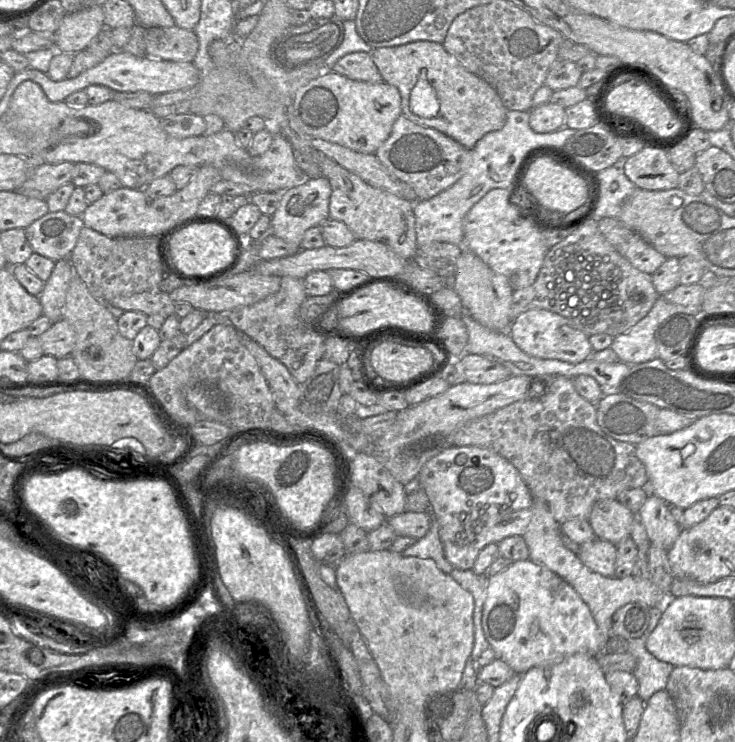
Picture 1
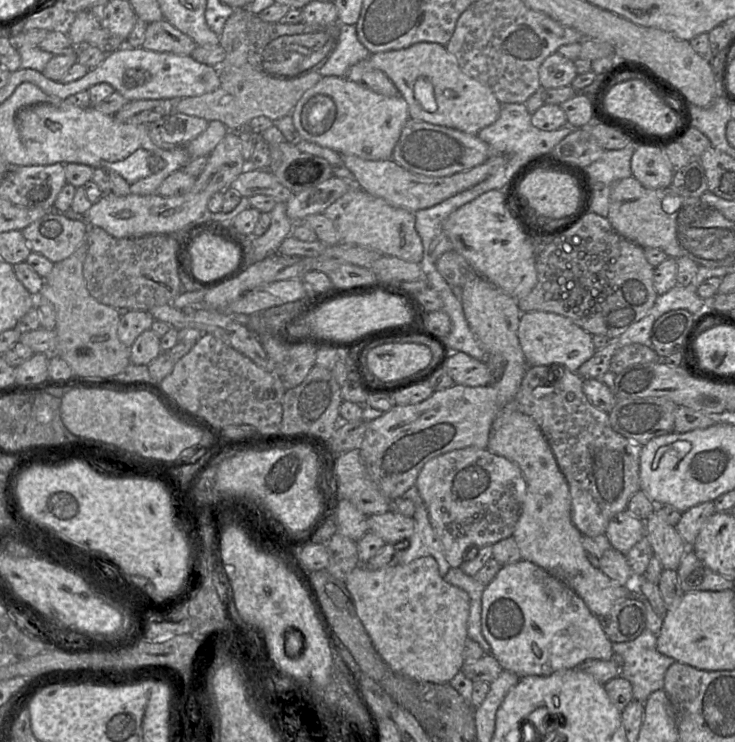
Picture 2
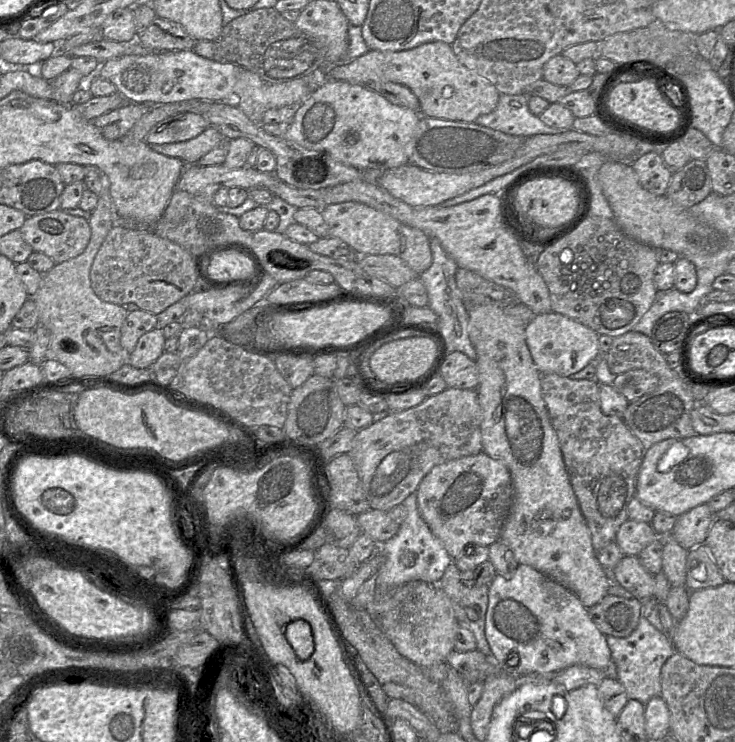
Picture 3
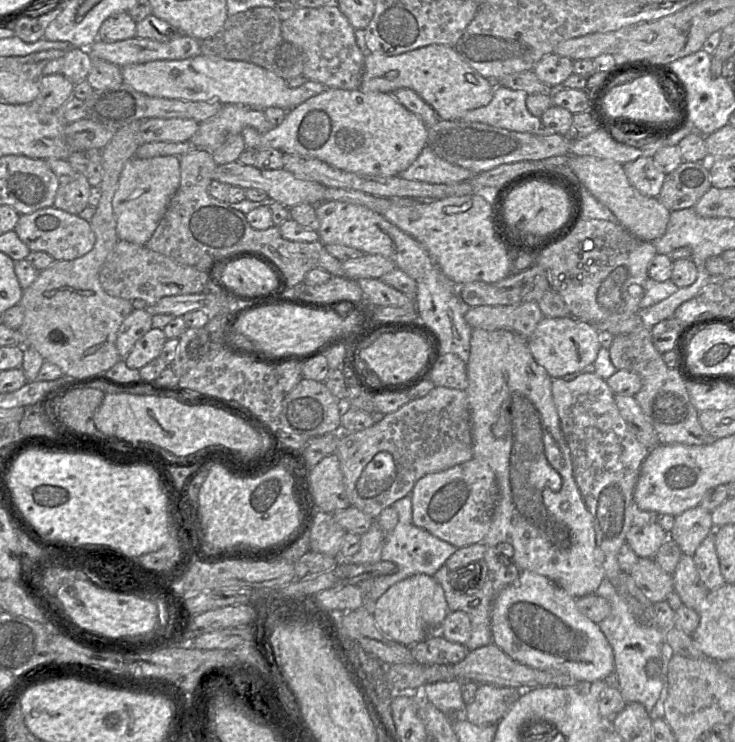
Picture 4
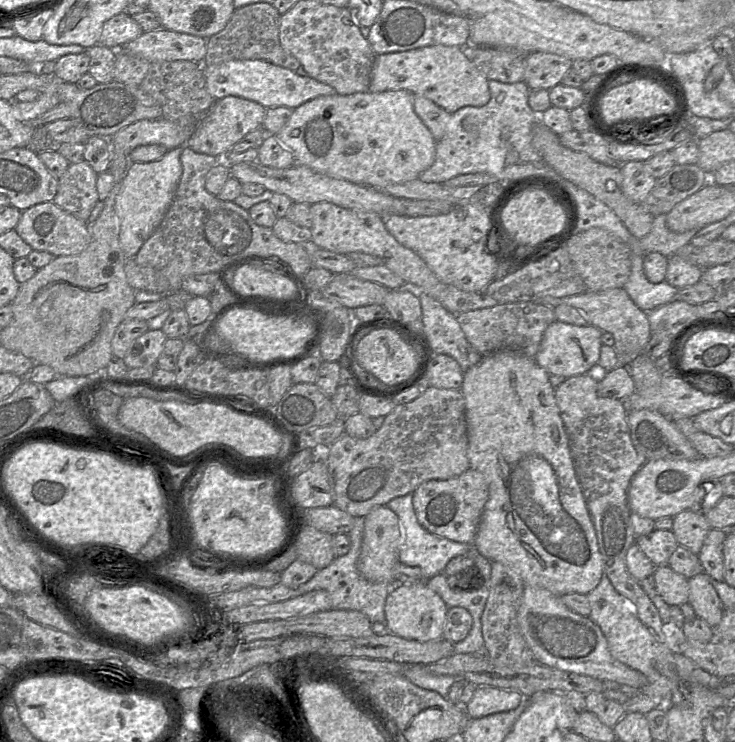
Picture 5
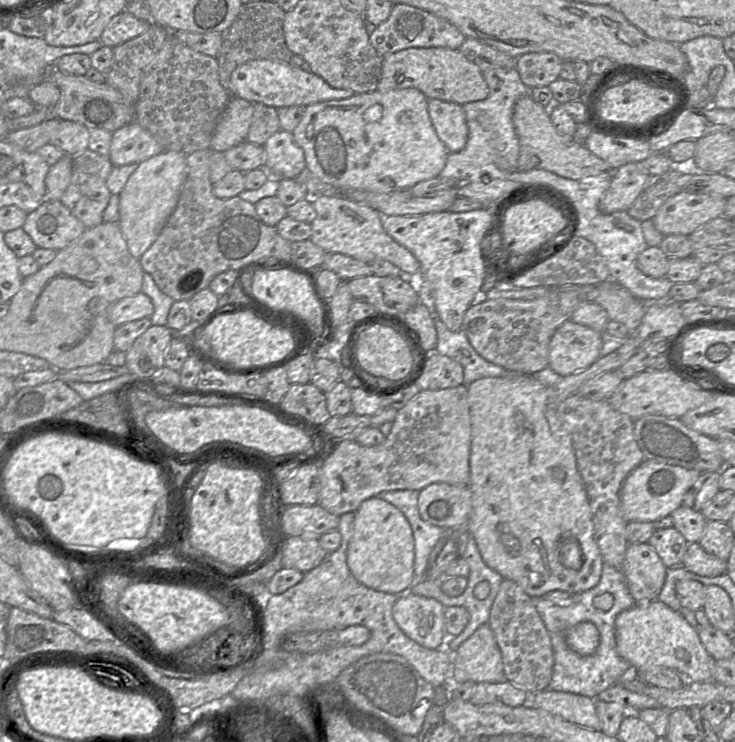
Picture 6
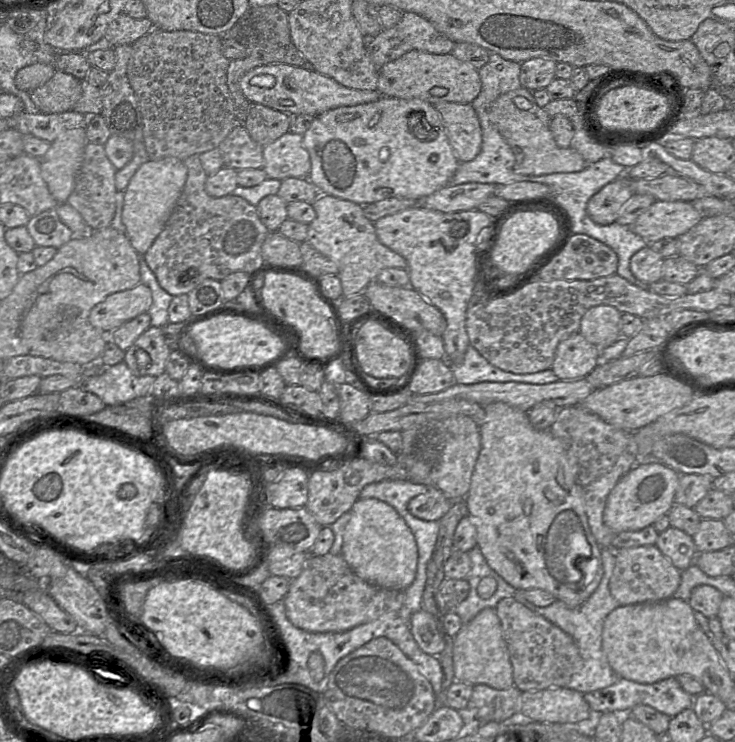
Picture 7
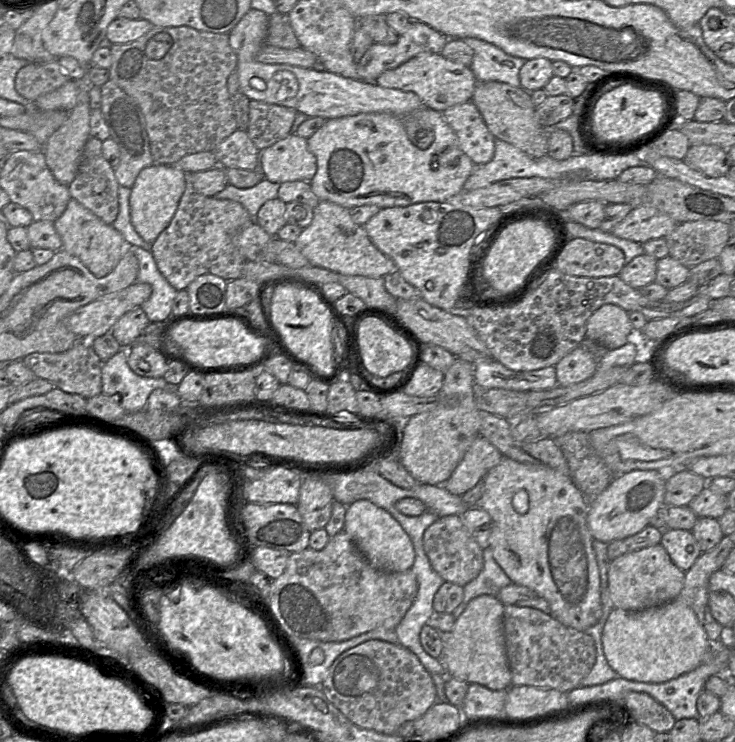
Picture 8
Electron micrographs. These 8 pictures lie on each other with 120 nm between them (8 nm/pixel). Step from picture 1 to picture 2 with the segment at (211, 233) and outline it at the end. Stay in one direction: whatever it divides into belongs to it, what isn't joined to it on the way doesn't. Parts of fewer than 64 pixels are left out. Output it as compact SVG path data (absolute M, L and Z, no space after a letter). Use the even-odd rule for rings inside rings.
M211 234L197 237L190 248L192 270L201 280L210 280L238 268L240 251L229 242Z

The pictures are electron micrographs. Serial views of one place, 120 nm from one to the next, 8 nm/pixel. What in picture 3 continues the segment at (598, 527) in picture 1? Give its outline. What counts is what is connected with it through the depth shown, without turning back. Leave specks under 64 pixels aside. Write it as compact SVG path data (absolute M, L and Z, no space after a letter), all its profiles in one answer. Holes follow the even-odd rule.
M627 519L619 527L614 542L624 555L638 556L657 536L650 523Z

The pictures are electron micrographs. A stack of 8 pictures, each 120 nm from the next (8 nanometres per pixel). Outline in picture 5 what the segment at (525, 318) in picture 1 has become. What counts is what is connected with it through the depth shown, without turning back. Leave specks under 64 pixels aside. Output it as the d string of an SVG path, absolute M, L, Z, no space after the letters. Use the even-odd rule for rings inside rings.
M554 321L545 330L535 362L550 375L570 378L589 372L599 361L602 331L595 326L578 326Z

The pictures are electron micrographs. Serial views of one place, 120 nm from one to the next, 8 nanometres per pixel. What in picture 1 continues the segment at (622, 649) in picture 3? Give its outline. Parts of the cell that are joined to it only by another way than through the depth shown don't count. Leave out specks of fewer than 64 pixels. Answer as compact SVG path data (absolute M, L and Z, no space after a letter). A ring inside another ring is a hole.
M642 635L640 638L627 639L628 652L637 660L637 666L632 673L639 684L637 696L643 702L647 702L657 691L665 690L674 668L672 664L658 660L647 650L648 637Z

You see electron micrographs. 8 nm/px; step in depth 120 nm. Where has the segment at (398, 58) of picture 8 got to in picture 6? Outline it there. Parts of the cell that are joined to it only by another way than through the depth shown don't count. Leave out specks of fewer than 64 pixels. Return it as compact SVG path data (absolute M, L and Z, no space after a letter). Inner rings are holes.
M393 4L389 17L376 26L375 31L369 36L371 45L381 56L407 48L442 47L457 50L466 38L457 27L447 20L408 4Z

